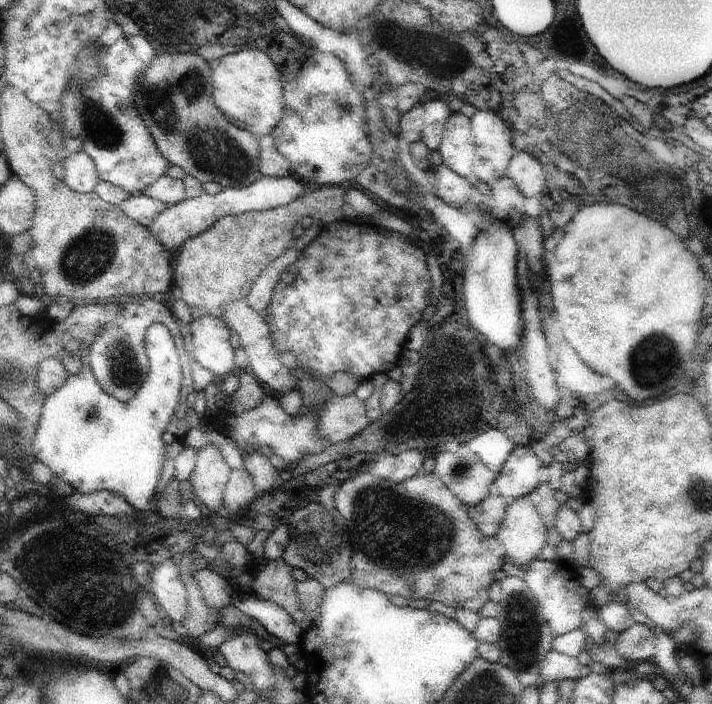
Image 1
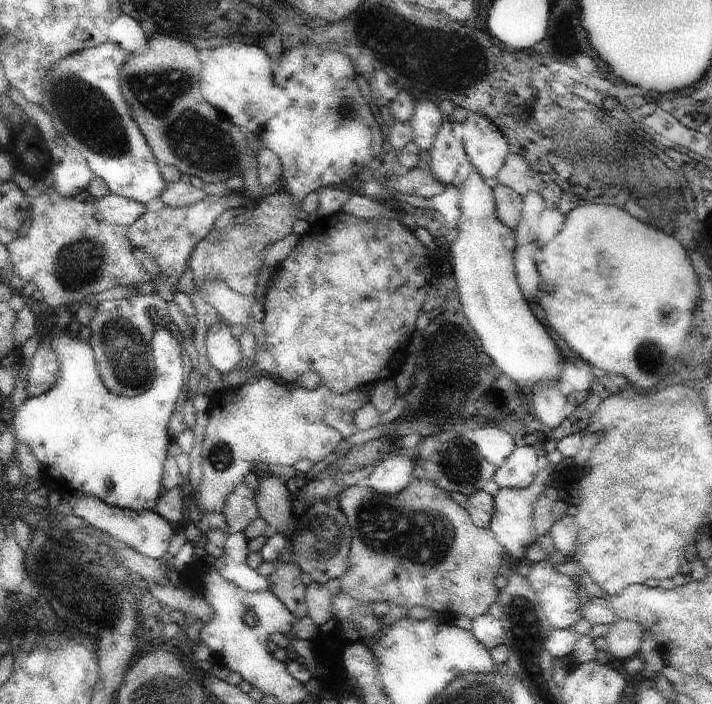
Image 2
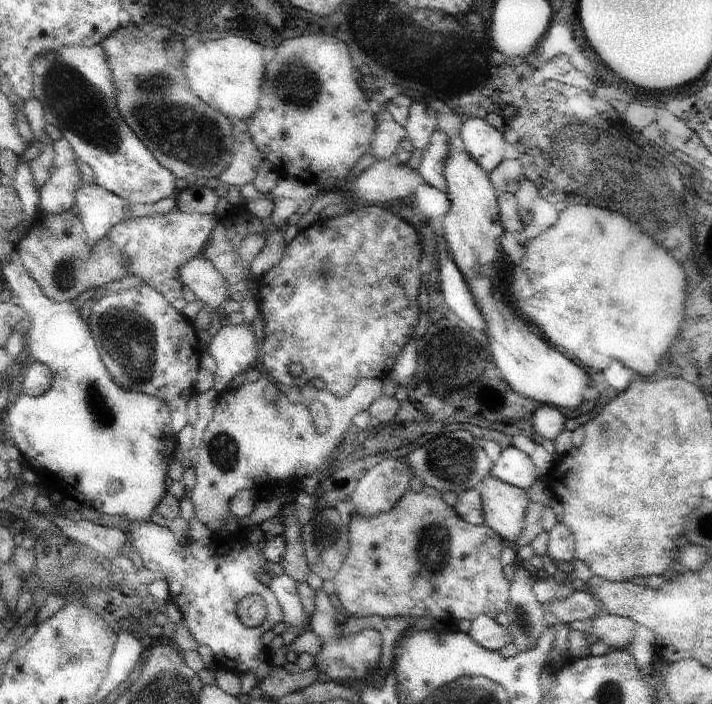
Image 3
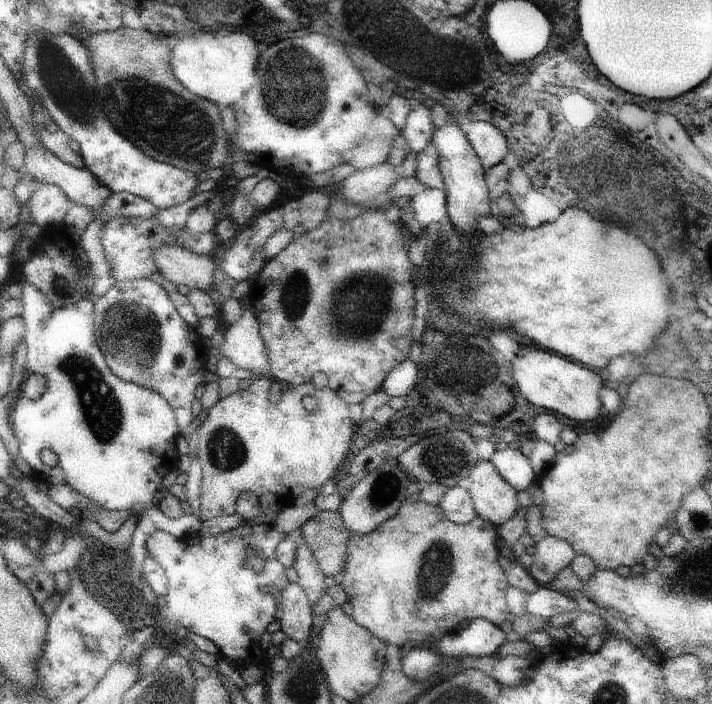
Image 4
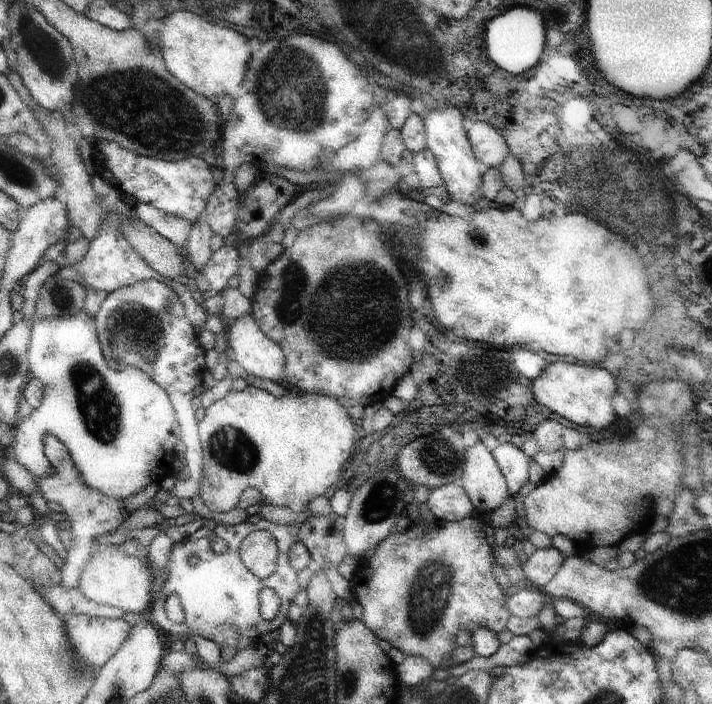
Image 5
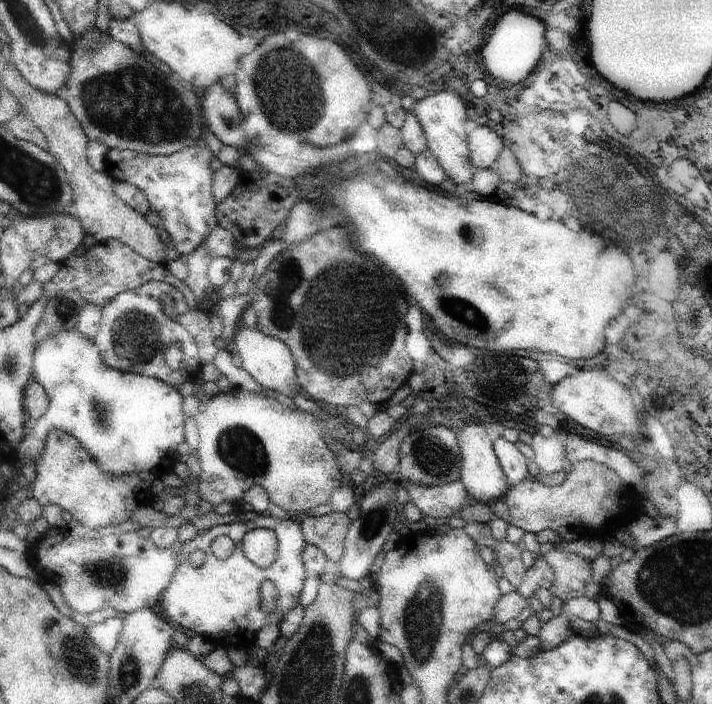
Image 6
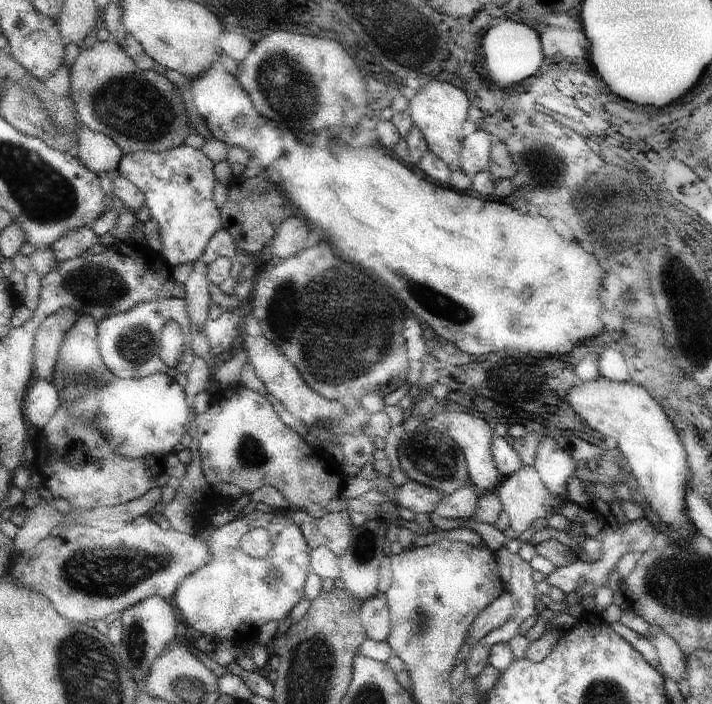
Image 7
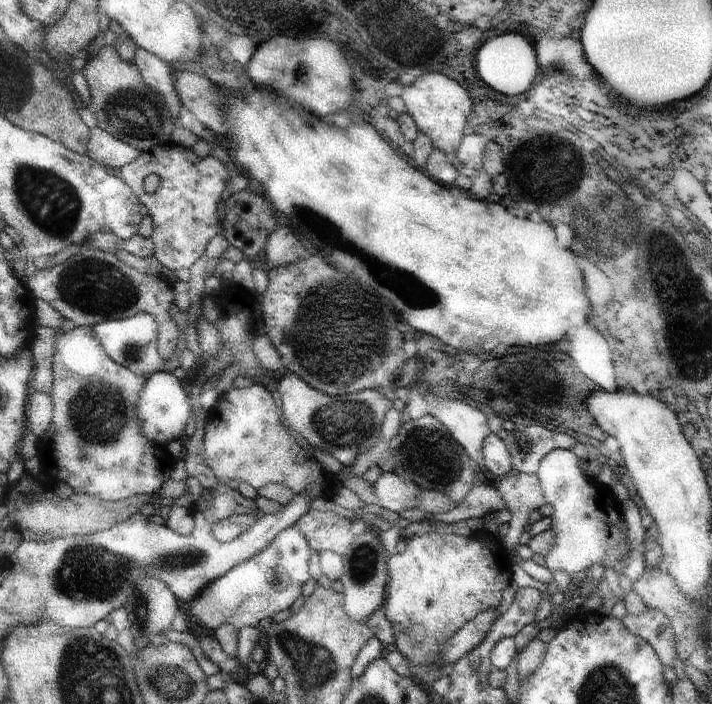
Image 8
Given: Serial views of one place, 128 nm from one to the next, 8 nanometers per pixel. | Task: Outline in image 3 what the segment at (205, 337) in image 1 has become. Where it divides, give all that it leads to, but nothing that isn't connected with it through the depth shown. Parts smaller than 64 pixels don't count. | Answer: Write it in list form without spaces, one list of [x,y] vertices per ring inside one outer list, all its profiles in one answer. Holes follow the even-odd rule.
[[[228,325],[222,326],[211,338],[208,345],[208,354],[215,360],[217,370],[213,374],[214,386],[217,392],[222,393],[229,389],[229,382],[239,374],[245,372],[247,368],[256,368],[258,366],[255,356],[257,356],[257,340],[251,326],[243,325]]]

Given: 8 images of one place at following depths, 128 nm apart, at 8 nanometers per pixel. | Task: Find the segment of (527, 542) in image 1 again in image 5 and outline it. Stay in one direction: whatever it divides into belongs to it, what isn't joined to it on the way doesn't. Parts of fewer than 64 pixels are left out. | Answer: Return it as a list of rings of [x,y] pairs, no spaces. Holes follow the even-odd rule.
[[[478,441],[466,448],[462,488],[469,494],[477,514],[485,517],[511,498],[507,480],[493,452]]]

